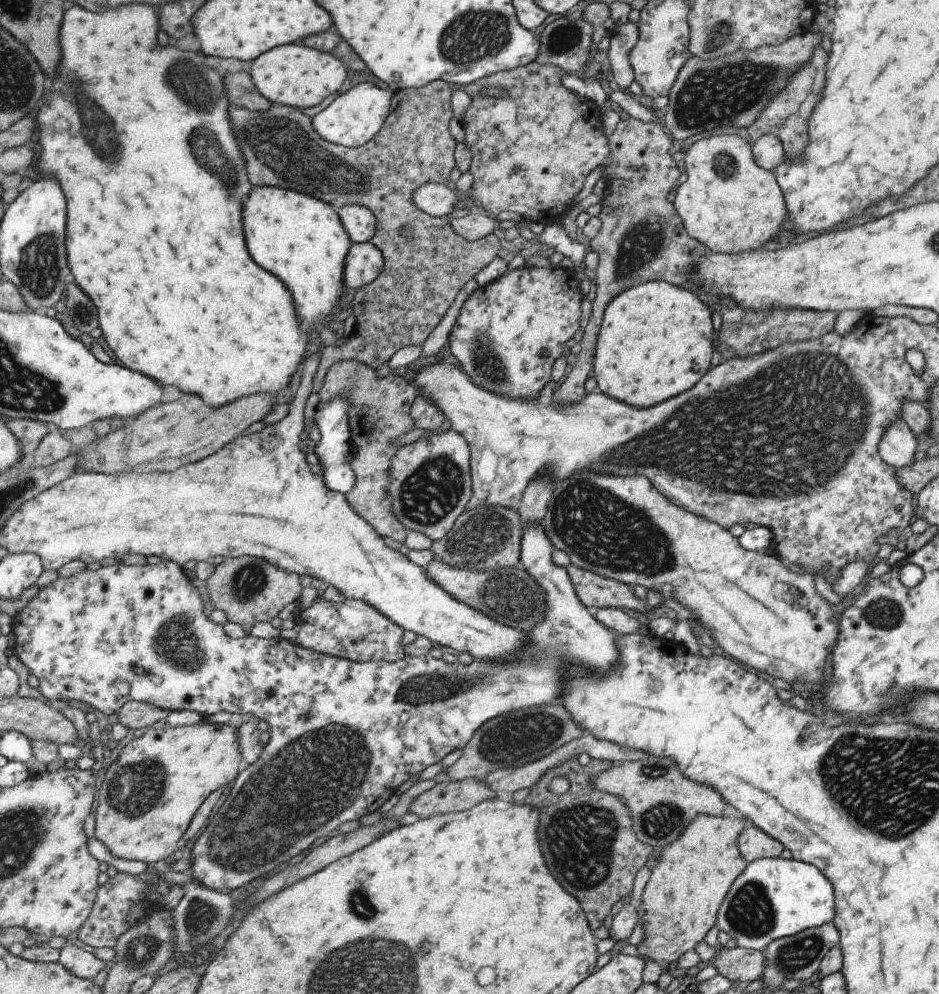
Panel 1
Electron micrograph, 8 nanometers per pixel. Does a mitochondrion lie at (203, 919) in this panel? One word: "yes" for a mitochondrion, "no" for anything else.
yes

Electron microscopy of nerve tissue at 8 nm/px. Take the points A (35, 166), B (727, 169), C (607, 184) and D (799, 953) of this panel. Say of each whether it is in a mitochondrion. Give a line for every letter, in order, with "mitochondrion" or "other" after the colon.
A: other
B: mitochondrion
C: other
D: mitochondrion

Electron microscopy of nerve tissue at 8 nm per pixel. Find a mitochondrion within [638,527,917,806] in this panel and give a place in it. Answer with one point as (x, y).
(884, 613)

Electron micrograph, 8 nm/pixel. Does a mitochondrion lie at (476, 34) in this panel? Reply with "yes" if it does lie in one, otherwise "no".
yes

